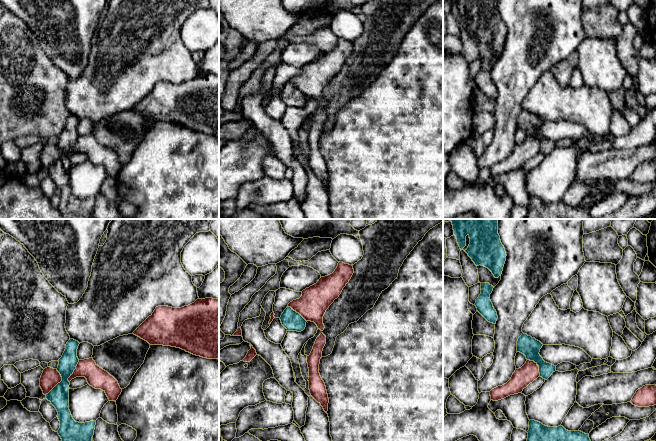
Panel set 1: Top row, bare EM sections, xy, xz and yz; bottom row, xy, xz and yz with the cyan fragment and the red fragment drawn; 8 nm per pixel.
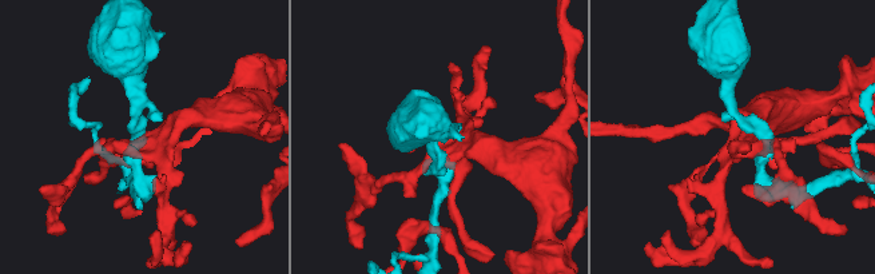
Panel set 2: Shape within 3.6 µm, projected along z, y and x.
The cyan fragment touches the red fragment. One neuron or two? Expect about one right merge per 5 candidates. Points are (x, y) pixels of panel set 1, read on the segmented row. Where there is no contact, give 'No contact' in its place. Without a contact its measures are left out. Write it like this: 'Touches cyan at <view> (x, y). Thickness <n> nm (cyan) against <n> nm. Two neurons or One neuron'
Touches cyan at xy (58, 383). Thickness 160 nm (cyan) against 150 nm. Two neurons

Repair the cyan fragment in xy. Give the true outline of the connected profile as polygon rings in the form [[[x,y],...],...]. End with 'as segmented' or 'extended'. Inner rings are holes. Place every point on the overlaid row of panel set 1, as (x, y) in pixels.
[[[70,339],[66,344],[66,349],[59,359],[57,371],[62,377],[62,381],[58,383],[48,394],[46,399],[56,408],[60,428],[58,434],[62,441],[92,441],[95,430],[95,421],[79,423],[76,422],[69,410],[69,385],[68,378],[73,374],[79,362],[77,357],[77,349],[79,342]]]; as segmented

